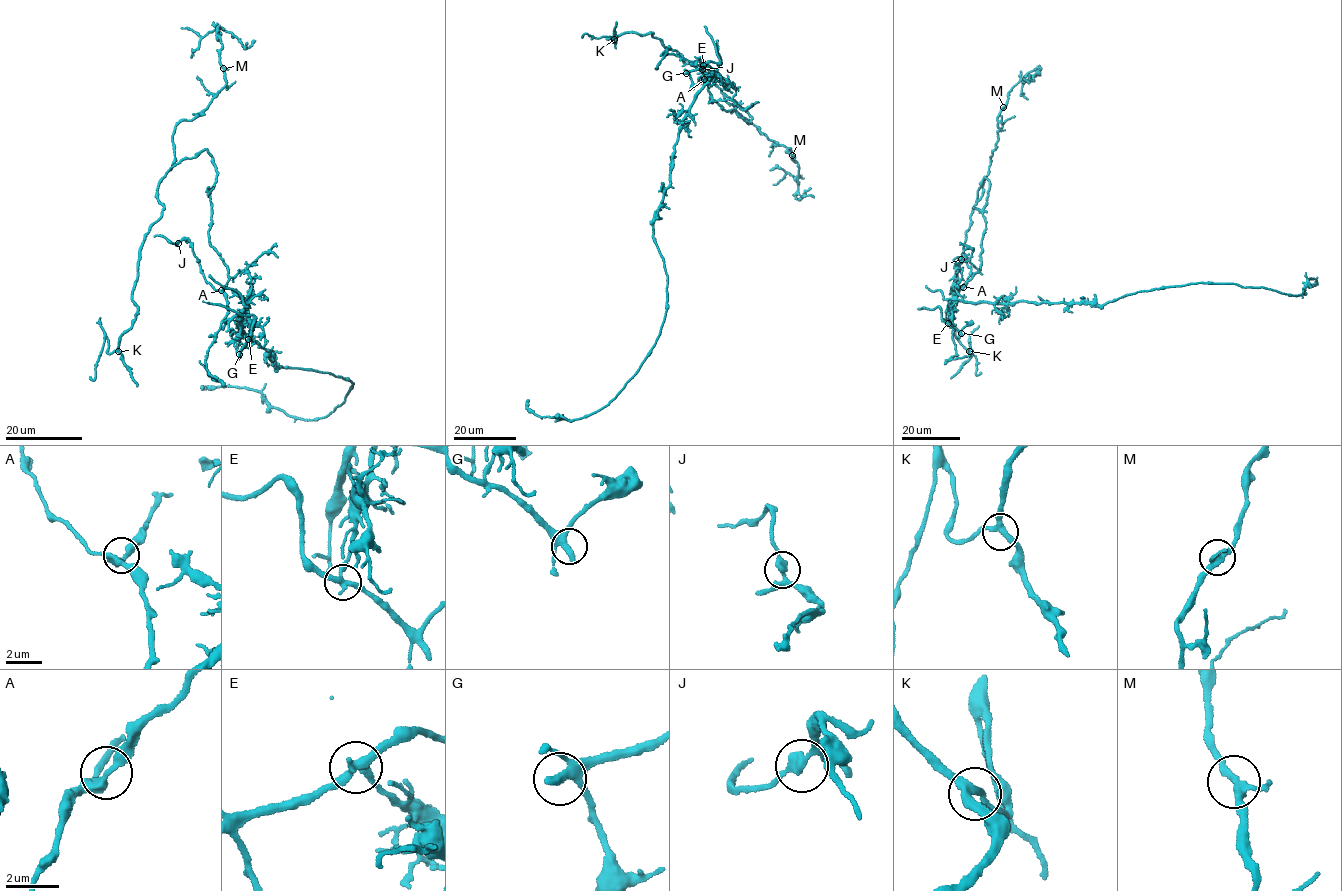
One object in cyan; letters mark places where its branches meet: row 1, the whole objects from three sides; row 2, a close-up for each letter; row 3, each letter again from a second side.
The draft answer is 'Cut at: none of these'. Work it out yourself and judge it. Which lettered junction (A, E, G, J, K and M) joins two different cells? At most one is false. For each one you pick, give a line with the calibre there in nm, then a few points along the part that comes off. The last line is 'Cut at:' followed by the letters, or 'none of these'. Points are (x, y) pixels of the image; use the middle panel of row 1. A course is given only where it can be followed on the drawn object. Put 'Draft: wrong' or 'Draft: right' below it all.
E: Thickness 280 nm. Course of the part to remove: (703, 65), (719, 61), (704, 26)
Cut at: E
Draft: wrong

